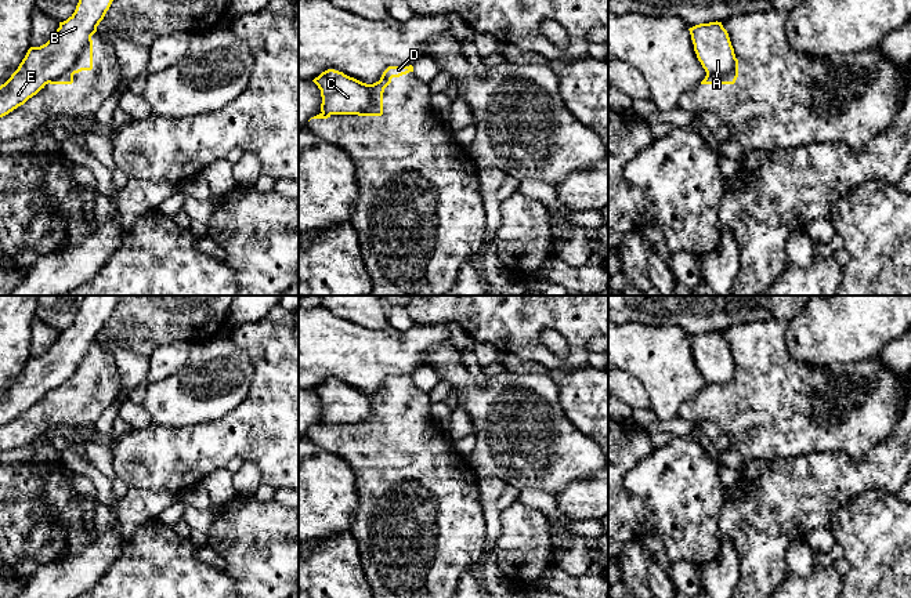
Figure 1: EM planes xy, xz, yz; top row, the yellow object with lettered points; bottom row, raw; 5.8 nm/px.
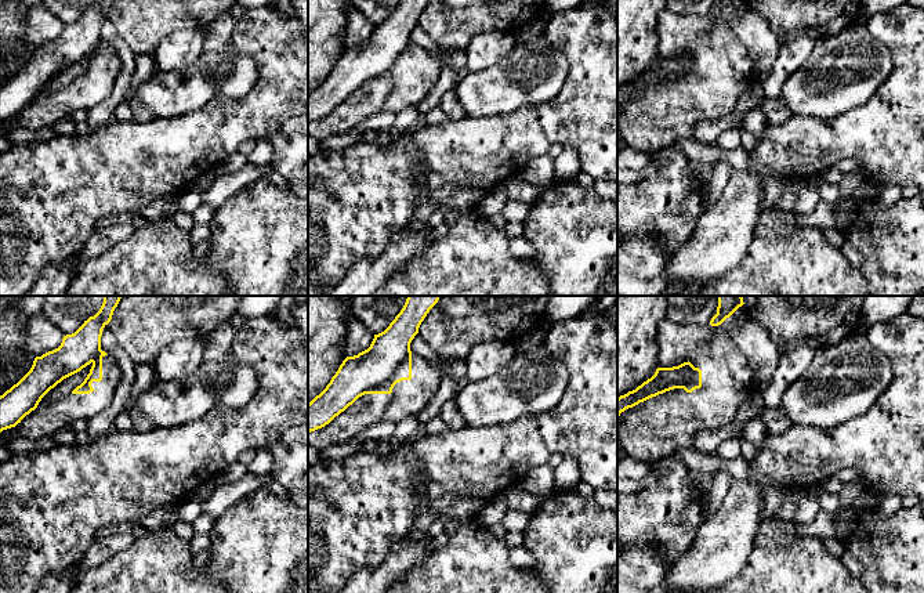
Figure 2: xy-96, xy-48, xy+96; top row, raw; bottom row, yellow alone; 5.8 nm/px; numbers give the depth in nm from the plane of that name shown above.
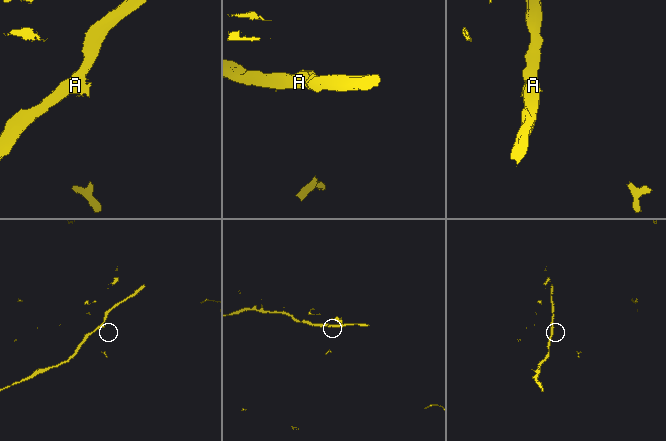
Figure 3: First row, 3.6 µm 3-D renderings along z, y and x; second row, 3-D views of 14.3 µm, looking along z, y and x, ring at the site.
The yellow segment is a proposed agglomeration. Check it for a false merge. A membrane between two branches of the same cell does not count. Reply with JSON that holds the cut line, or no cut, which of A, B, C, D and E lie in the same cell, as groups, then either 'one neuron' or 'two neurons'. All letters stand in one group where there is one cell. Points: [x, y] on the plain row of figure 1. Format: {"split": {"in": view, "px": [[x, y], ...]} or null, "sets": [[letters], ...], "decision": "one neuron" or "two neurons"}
{"split": {"in": "xy", "px": [[90, 347], [76, 370], [49, 391]]}, "sets": [["A", "B", "C", "E"], ["D"]], "decision": "two neurons"}

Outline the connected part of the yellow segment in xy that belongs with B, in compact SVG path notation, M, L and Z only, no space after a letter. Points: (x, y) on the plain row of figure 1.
M122 296L84 297L75 322L66 330L59 331L59 337L46 354L30 356L18 378L0 395L0 427L24 414L29 407L44 398L46 394L58 388L72 377L82 359L97 341L97 336L104 329L120 297Z

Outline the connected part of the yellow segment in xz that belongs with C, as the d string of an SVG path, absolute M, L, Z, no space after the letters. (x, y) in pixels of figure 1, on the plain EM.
M335 378L322 381L312 391L321 399L321 421L325 424L357 424L370 417L370 394Z

